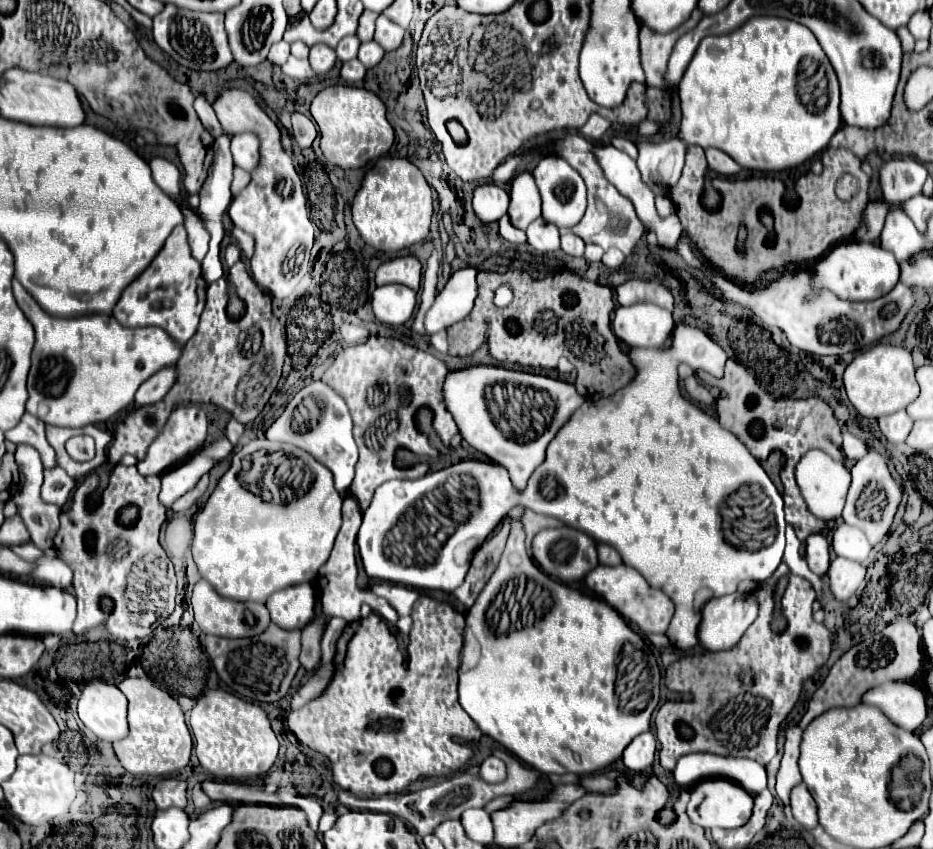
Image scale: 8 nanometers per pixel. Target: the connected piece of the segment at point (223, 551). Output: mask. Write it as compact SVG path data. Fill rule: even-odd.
M234 453L232 467L220 477L202 511L194 515L192 555L200 575L228 599L264 603L274 591L308 583L326 563L340 529L342 495L334 489L332 473L308 455L308 489L294 489L292 501L264 501L238 481L242 453Z

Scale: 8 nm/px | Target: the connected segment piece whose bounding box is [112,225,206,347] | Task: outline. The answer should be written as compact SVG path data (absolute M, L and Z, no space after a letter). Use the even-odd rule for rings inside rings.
M184 225L174 227L170 237L166 239L160 253L148 265L144 273L140 273L120 295L112 315L120 325L128 327L160 327L164 329L178 345L184 343L196 333L200 313L206 301L206 285L202 279L200 263L190 255L190 247L186 241Z

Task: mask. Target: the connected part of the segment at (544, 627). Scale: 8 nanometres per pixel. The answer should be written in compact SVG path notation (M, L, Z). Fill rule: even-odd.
M516 531L508 537L496 571L464 617L463 645L474 643L477 647L463 647L465 655L461 655L458 668L460 705L474 719L482 733L490 735L494 741L504 745L510 753L540 773L590 775L594 771L602 771L622 757L622 749L636 735L650 729L650 717L658 699L654 697L652 705L638 713L638 717L630 717L626 713L618 713L618 697L614 693L616 659L618 651L622 649L622 641L630 641L632 645L640 645L640 649L644 649L644 639L632 631L620 613L604 599L584 595L544 575L528 555L522 533ZM506 597L512 597L510 603L512 607L516 605L518 615L510 613L510 619L502 623L500 613L506 611ZM500 627L518 629L502 631ZM471 634L476 635L476 641L468 641Z

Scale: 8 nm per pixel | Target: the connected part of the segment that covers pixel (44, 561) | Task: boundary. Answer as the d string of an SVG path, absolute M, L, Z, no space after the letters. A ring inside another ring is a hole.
M42 553L34 561L34 567L28 575L38 583L48 583L58 589L66 589L72 585L72 569L62 559L48 557L46 553Z

